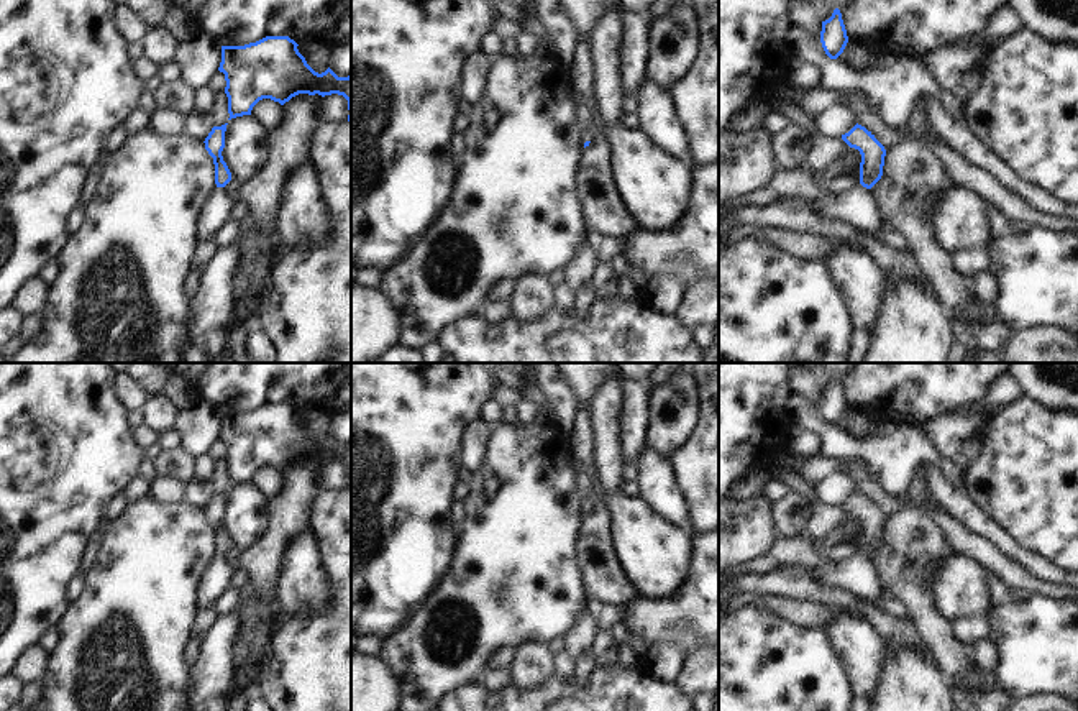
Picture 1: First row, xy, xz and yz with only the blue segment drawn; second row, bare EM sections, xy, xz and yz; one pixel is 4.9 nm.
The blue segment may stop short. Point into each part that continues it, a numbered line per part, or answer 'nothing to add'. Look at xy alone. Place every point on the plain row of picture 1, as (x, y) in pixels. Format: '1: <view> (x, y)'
1: xy (214, 582)

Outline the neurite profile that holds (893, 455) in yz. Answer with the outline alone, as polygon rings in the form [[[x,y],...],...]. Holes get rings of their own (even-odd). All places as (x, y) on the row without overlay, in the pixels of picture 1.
[[[797,394],[788,399],[788,417],[793,425],[806,427],[822,438],[822,455],[863,458],[871,478],[893,496],[907,491],[922,463],[940,465],[942,460],[917,424],[879,420],[875,435],[858,440],[830,427],[820,406],[812,406]]]

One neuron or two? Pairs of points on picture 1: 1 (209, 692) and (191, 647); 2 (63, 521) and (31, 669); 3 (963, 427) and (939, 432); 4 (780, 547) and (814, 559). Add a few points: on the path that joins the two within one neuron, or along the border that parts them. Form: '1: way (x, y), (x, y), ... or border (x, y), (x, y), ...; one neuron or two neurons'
1: border (204, 636), (199, 655), (189, 669); two neurons
2: border (36, 642), (17, 660); two neurons
3: way (957, 427), (945, 432); one neuron
4: way (788, 550), (801, 550), (806, 555); one neuron

